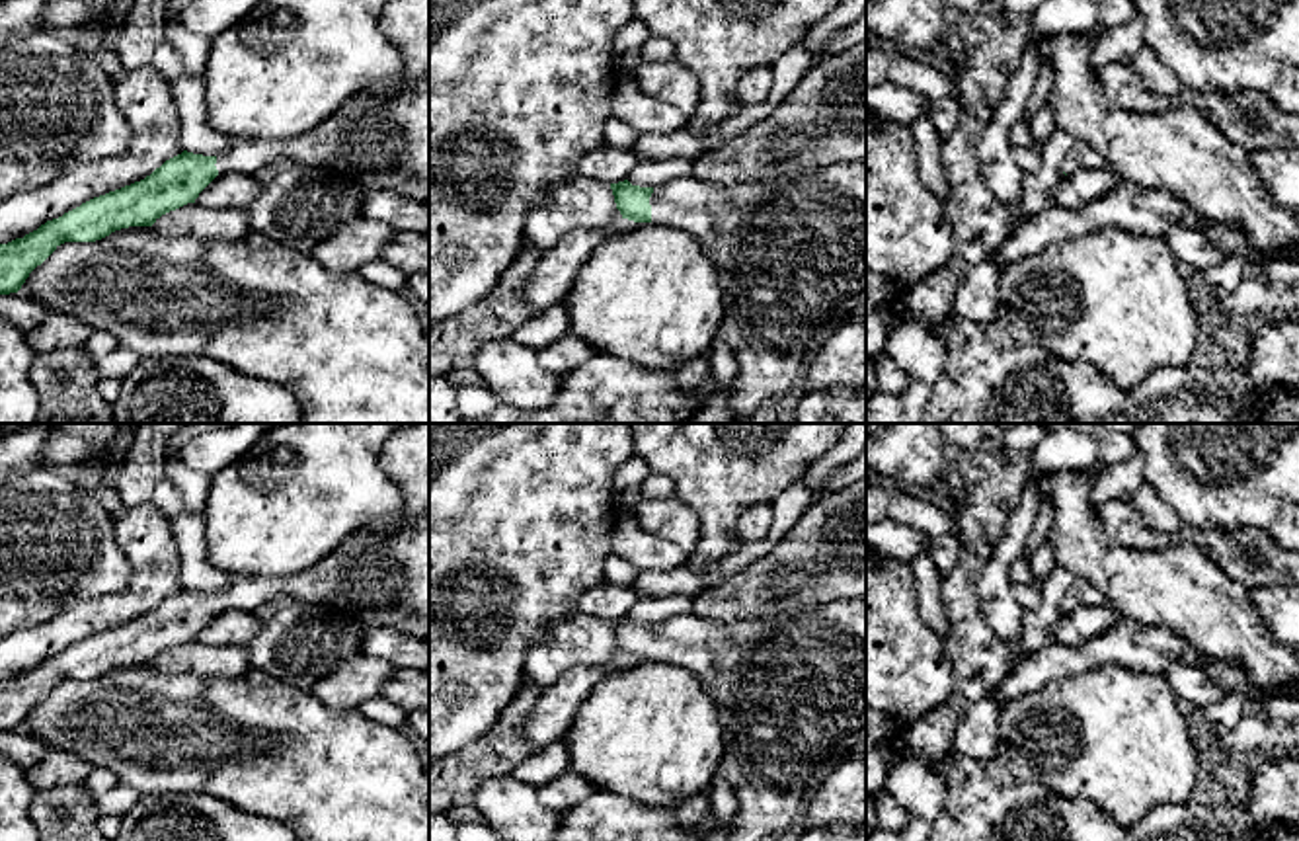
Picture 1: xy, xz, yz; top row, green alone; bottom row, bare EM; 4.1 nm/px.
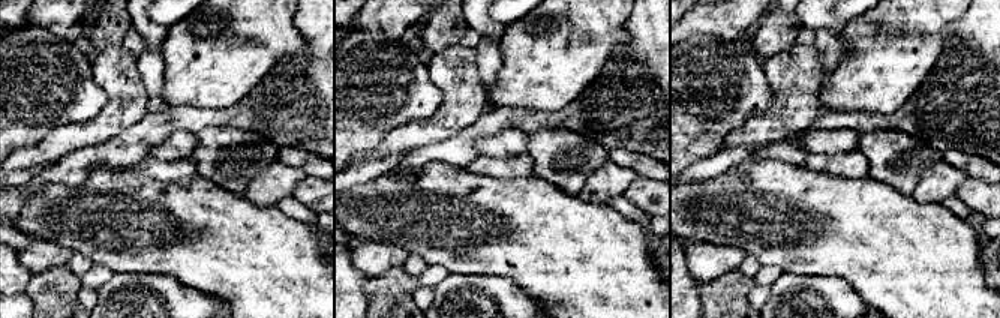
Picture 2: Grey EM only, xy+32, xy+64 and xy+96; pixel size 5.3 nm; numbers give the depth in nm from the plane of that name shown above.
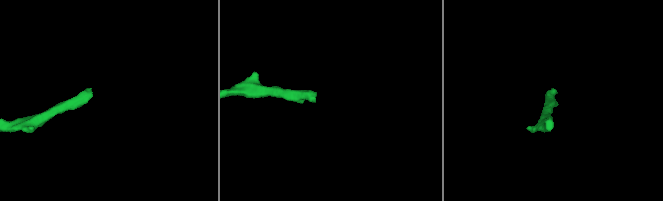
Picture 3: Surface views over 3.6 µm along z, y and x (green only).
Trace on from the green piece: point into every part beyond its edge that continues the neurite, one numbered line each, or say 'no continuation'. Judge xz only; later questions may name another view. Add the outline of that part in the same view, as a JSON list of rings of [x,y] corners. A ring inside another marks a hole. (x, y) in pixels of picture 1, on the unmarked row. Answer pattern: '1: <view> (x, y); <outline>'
1: xz (790, 689); [[[866,597],[733,622],[677,615],[653,624],[650,642],[651,660],[692,671],[718,706],[726,745],[718,775],[729,782],[739,802],[731,841],[776,841],[794,825],[802,804],[798,792],[811,788],[815,773],[827,763],[866,751]]]

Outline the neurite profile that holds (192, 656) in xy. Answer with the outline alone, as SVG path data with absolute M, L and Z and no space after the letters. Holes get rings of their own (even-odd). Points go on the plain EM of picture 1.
M187 640L156 656L154 667L176 673L199 673L209 677L236 677L252 667L250 648L209 646Z

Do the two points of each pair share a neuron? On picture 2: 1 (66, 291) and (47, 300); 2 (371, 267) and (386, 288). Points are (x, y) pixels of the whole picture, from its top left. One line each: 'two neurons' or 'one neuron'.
1: one neuron
2: two neurons

